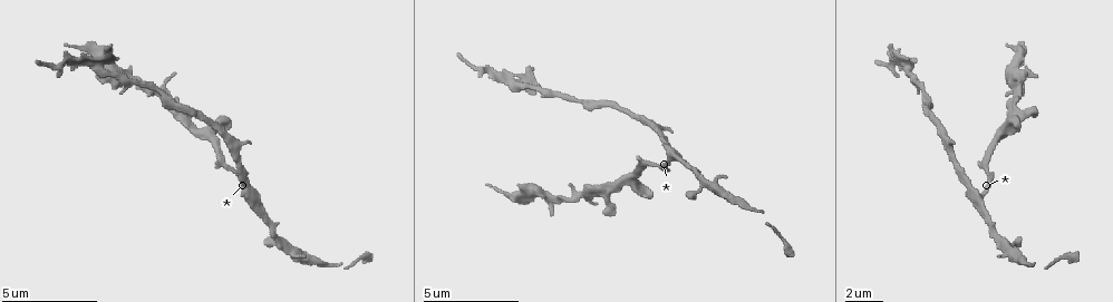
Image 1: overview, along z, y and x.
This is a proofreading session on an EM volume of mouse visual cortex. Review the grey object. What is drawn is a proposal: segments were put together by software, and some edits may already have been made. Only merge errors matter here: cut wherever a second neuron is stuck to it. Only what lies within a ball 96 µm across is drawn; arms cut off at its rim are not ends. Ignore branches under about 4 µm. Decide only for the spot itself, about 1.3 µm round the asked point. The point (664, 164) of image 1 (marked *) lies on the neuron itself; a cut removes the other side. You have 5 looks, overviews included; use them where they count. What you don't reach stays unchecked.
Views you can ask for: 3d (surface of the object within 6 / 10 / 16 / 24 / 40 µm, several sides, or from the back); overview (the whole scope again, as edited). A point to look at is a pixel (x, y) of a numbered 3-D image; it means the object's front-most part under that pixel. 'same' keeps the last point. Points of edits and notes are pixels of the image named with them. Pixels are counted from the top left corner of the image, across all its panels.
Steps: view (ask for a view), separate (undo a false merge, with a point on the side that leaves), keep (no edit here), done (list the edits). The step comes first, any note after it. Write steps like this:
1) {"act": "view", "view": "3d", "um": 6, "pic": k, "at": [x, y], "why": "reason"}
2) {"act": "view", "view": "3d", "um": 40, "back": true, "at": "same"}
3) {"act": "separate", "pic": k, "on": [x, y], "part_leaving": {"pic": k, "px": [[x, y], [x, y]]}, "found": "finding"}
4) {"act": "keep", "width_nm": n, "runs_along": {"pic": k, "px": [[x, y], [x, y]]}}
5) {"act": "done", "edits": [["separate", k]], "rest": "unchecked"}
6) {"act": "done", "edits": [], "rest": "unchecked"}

{"act": "view", "view": "3d", "um": 10, "pic": 1, "at": [987, 157], "why": "sudden change in width"}

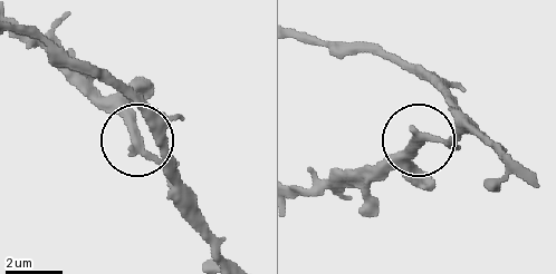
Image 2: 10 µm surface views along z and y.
{"act": "view", "view": "3d", "um": 6, "pic": 2, "at": [136, 140]}

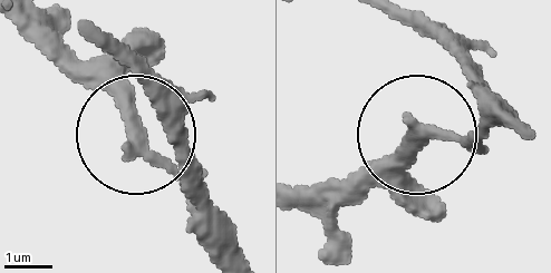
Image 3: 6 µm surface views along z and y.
{"act": "keep", "runs_along": {"pic": 3, "px": [[472, 135], [416, 138], [356, 202]]}, "found": "all the same neuron"}

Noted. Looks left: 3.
{"act": "view", "view": "3d", "um": 6, "pic": 1, "at": [71, 60], "why": "thick turns thin"}

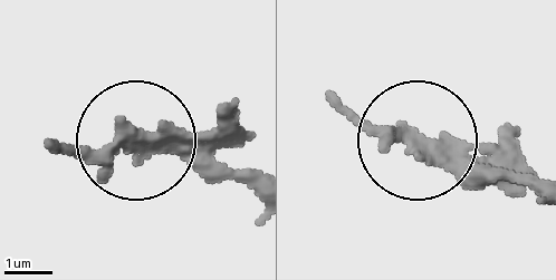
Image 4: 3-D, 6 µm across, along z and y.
{"act": "view", "view": "3d", "um": 6, "back": true, "pic": 4, "at": [134, 148], "why": "other side"}

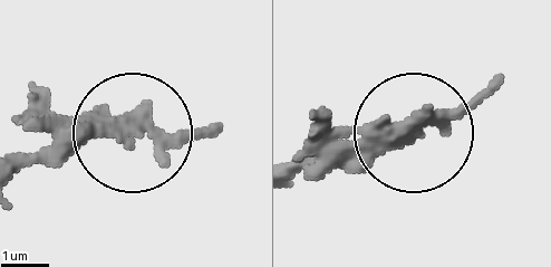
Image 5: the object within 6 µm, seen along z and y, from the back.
{"act": "separate", "pic": 5, "on": [41, 88], "width_nm": 350, "part_leaving": {"pic": 5, "px": [[78, 126], [135, 139], [214, 131]]}, "found": "two neurons meet here"}

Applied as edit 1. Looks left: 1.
{"act": "view", "view": "3d", "um": 10, "pic": 1, "at": [519, 194], "why": "thin arm on a thick one"}

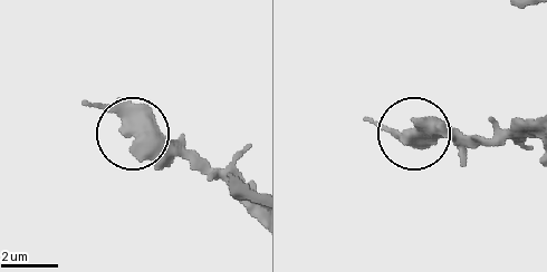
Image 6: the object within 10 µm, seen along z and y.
{"act": "keep", "width_nm": 470, "found": "all the same neuron"}

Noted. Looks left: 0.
{"act": "done", "edits": [["separate", 5]], "rest": "unchecked"}

